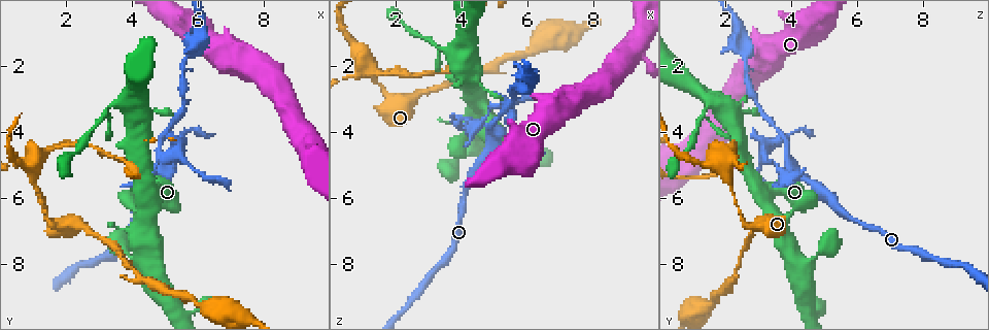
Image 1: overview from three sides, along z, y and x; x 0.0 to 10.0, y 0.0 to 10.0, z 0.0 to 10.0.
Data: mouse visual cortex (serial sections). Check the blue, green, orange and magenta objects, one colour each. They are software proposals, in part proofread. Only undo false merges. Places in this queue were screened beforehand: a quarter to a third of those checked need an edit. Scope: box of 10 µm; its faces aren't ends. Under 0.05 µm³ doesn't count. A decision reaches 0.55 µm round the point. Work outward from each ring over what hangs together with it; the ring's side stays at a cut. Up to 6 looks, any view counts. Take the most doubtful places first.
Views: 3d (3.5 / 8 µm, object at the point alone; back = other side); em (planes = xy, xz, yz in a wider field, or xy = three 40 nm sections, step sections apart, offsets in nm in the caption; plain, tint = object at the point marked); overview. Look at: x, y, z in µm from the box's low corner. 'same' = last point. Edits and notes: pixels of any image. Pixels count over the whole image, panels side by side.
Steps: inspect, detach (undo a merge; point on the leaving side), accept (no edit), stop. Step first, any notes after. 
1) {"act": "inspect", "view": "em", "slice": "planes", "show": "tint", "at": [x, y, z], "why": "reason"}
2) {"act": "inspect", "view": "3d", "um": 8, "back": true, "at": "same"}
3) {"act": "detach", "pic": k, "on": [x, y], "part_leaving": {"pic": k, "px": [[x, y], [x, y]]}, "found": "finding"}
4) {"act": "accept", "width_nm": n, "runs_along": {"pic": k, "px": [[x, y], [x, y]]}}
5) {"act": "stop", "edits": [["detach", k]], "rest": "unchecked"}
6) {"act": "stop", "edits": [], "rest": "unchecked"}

{"act": "inspect", "view": "3d", "um": 3.5, "at": [5.30, 4.70, 3.25], "why": "sharp bend"}

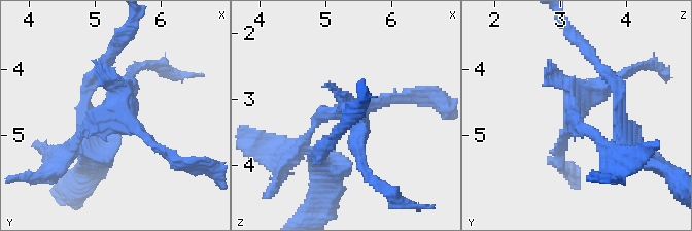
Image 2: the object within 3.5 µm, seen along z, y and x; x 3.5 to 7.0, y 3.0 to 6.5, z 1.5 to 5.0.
{"act": "inspect", "view": "em", "slice": "xy", "step": 3, "show": "tint", "at": [5.25, 4.70, 3.20], "why": "need the tissue"}

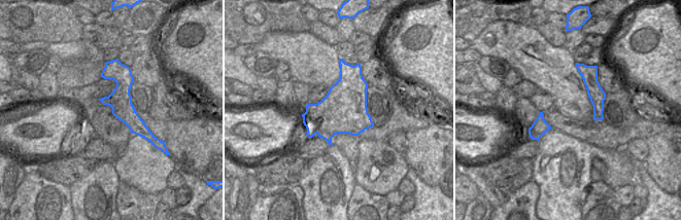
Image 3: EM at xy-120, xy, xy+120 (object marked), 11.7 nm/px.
{"act": "accept", "runs_along": {"pic": 2, "px": [[74, 152], [128, 78]]}, "found": "continuous, no second cell"}

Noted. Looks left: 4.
{"act": "inspect", "view": "3d", "um": 3.5, "at": [1.60, 6.85, 2.70], "why": "thick turns thin"}

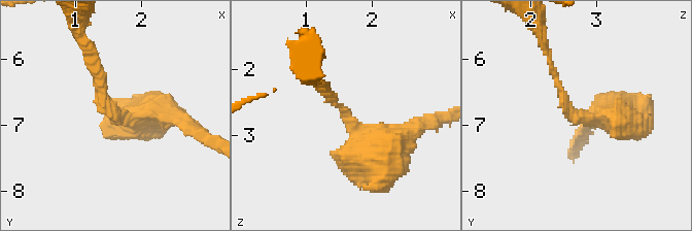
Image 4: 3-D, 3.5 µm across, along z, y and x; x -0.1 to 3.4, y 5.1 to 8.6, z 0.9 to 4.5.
{"act": "inspect", "view": "em", "slice": "xy", "step": 5, "show": "tint", "at": [1.60, 6.90, 2.75], "arm_widths_nm": [150, 500]}

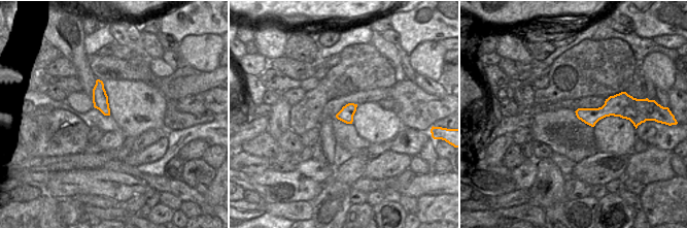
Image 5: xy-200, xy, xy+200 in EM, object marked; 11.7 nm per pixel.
{"act": "accept", "width_nm": 170, "runs_along": {"pic": 4, "px": [[381, 170], [324, 89]]}, "found": "all the same cell"}

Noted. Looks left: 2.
{"act": "stop", "edits": [], "rest": "unchecked"}

